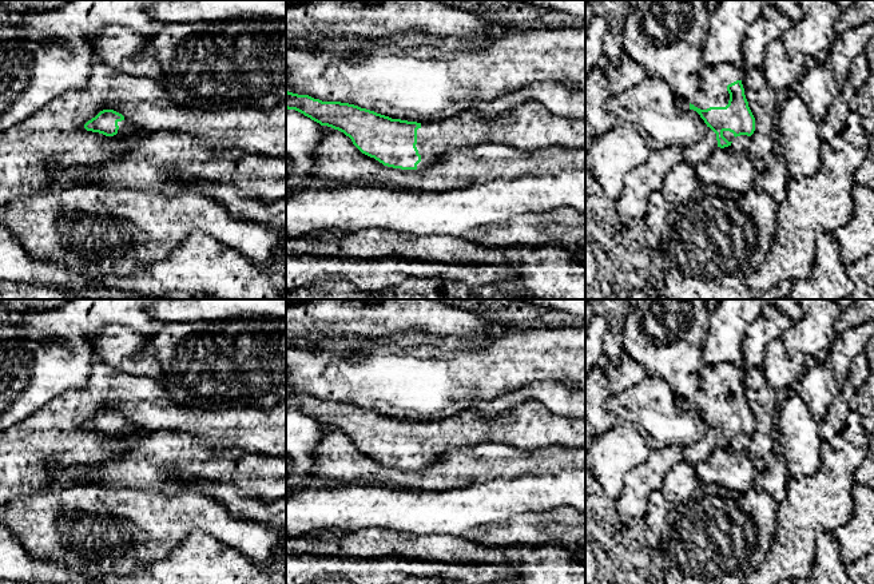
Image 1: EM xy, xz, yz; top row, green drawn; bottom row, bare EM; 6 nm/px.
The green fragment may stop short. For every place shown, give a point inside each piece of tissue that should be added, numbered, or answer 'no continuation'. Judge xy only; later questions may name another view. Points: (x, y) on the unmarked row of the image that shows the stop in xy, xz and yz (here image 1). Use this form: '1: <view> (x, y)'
1: xy (124, 428)

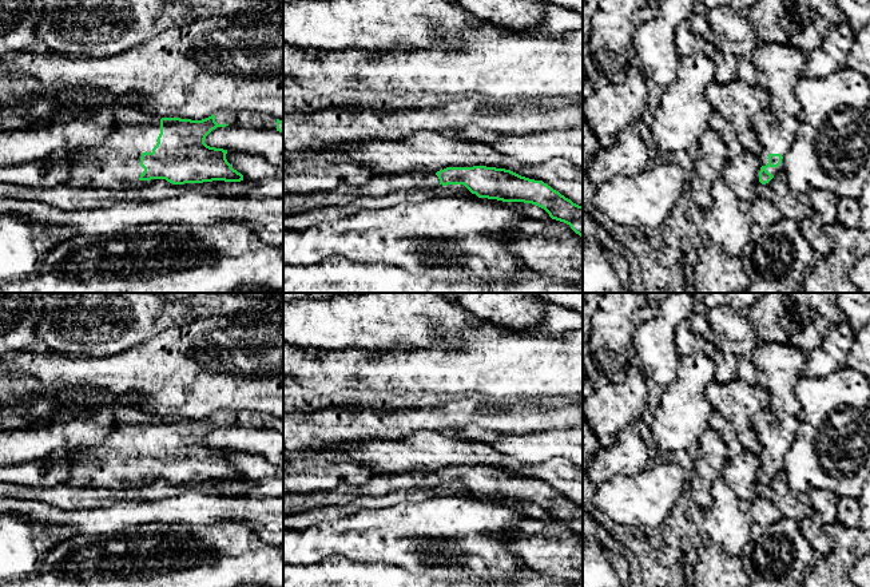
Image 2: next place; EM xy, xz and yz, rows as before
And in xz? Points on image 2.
1: xz (380, 484)

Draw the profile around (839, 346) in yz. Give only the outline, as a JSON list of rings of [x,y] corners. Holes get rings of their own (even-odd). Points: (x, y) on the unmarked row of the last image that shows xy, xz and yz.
[[[847,322],[830,328],[823,336],[822,346],[807,356],[805,374],[825,378],[846,368],[854,337],[855,333]]]

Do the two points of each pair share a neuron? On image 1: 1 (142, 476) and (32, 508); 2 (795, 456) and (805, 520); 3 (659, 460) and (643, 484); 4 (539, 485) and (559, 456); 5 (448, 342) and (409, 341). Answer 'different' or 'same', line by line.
1: different
2: different
3: same
4: different
5: same

